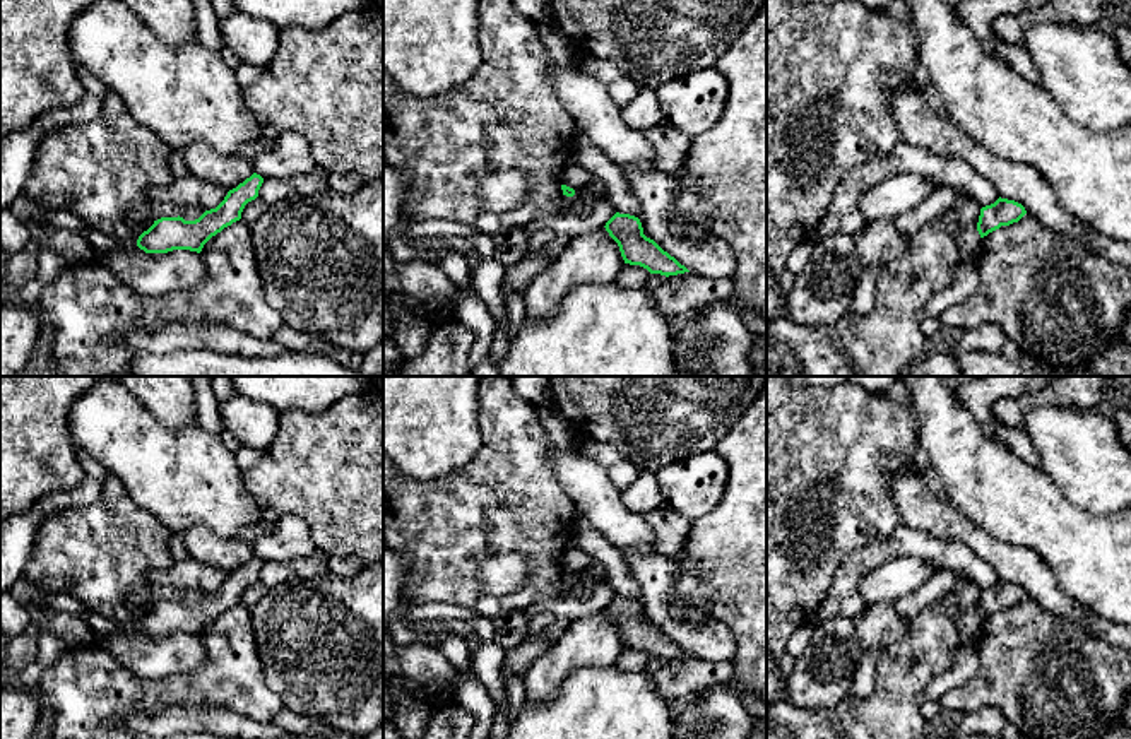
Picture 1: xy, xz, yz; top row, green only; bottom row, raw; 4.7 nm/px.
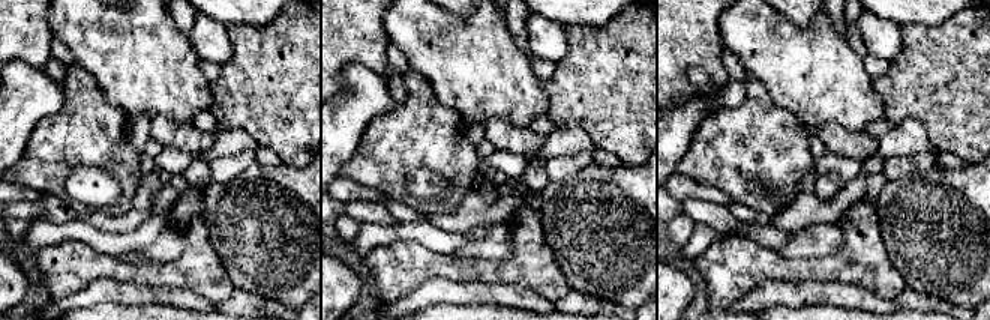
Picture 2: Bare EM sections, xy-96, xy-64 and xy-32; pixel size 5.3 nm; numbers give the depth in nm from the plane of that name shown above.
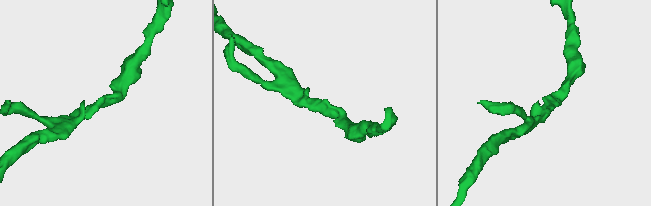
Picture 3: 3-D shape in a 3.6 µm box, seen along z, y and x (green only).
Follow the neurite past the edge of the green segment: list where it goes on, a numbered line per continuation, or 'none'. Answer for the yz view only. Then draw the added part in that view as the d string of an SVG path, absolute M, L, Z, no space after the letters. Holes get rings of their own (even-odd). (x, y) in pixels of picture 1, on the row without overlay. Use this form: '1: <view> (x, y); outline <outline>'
none

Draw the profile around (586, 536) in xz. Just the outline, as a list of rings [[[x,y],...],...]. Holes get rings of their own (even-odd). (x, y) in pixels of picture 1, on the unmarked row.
[[[582,518],[573,525],[570,544],[585,551],[592,559],[602,563],[607,583],[613,587],[616,595],[638,600],[643,618],[650,621],[643,609],[642,587],[631,575],[621,551],[618,551],[587,518]]]

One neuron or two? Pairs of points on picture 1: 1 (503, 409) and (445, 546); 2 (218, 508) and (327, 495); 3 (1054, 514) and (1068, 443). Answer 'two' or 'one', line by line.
1: one
2: two
3: two

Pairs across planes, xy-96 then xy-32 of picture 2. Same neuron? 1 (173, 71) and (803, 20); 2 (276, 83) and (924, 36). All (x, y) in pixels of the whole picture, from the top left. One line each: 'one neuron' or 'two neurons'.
1: two neurons
2: one neuron

